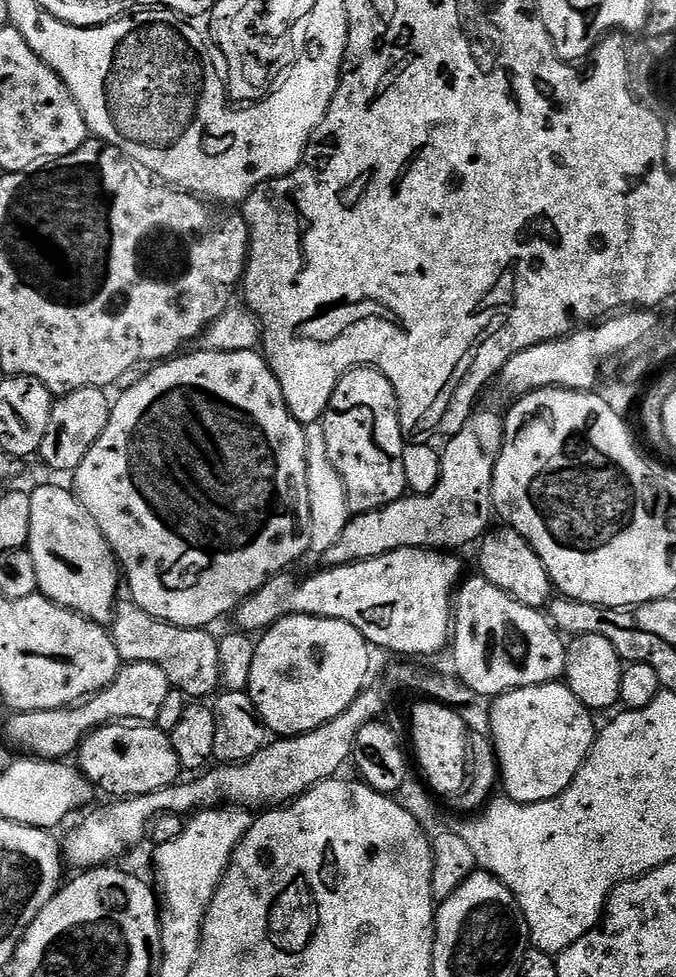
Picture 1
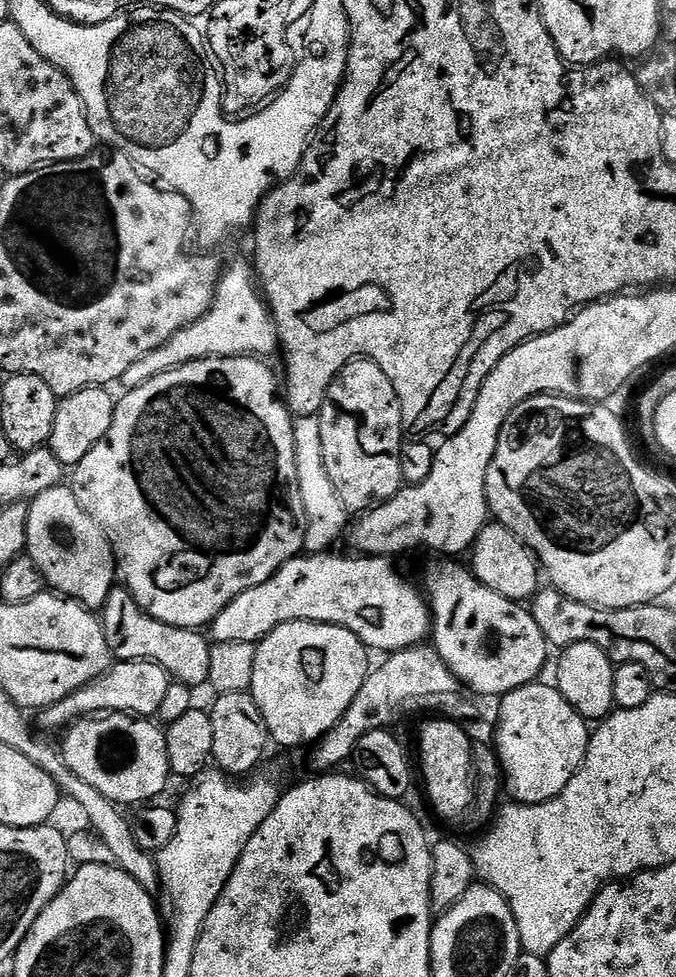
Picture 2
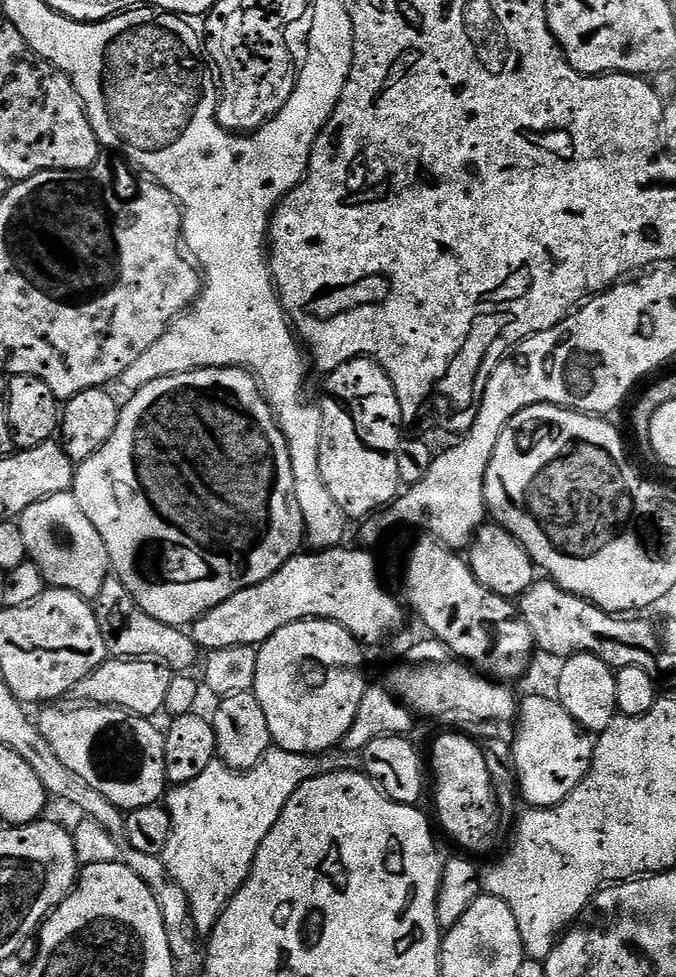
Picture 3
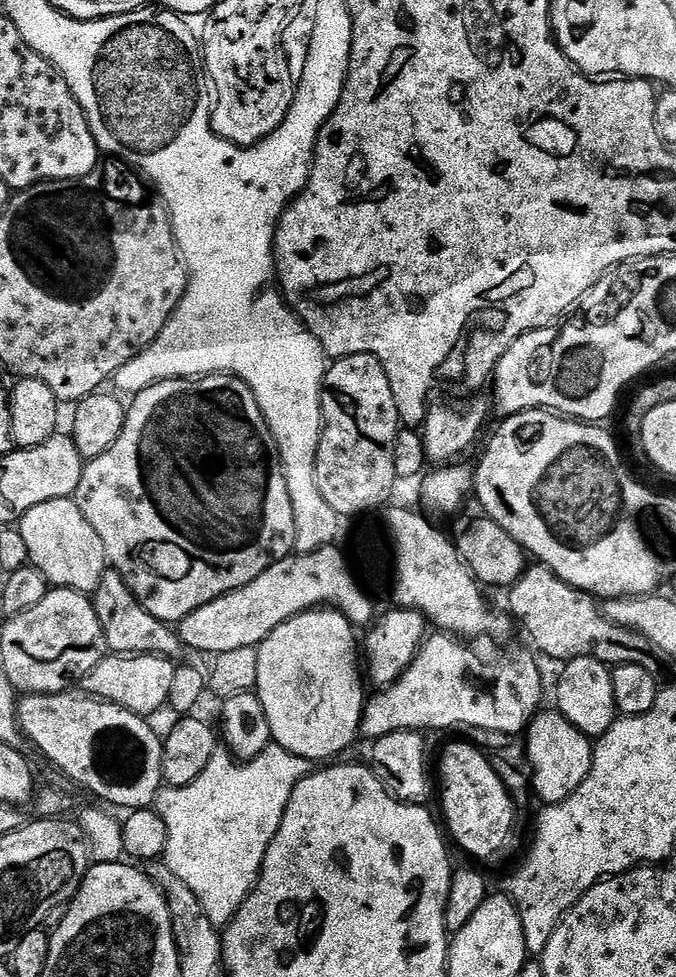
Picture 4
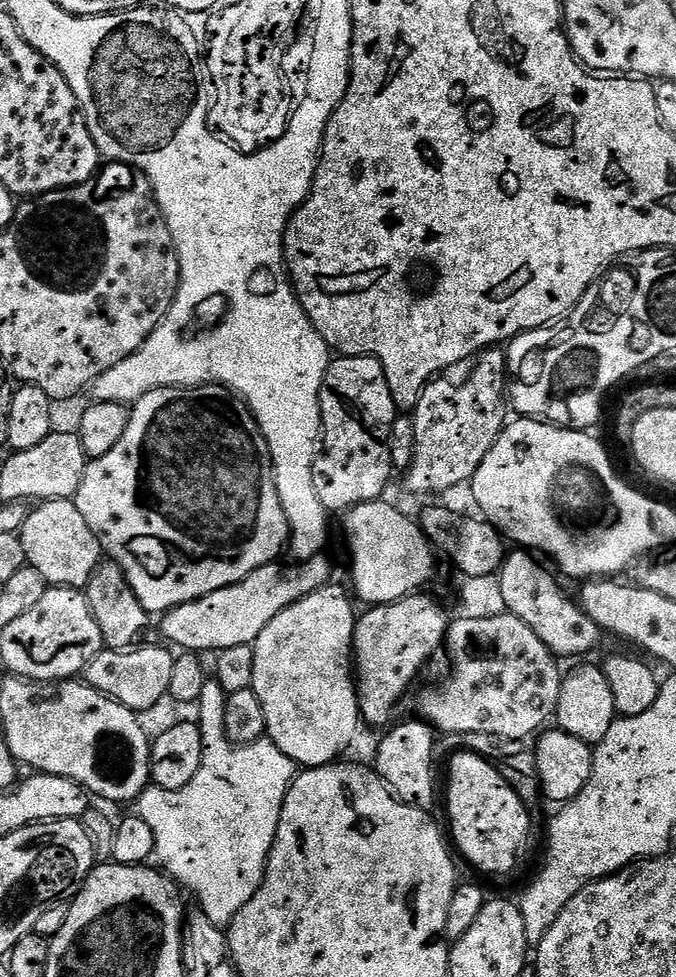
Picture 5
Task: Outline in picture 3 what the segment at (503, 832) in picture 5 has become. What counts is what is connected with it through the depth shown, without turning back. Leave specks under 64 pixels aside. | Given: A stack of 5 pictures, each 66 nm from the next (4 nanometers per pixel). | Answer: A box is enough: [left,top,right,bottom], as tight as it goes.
[430,732,502,848]

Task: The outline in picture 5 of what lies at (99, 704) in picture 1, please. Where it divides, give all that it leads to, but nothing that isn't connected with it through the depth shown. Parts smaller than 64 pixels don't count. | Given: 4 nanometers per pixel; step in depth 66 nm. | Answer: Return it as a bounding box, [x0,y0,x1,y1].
[82,646,174,714]

